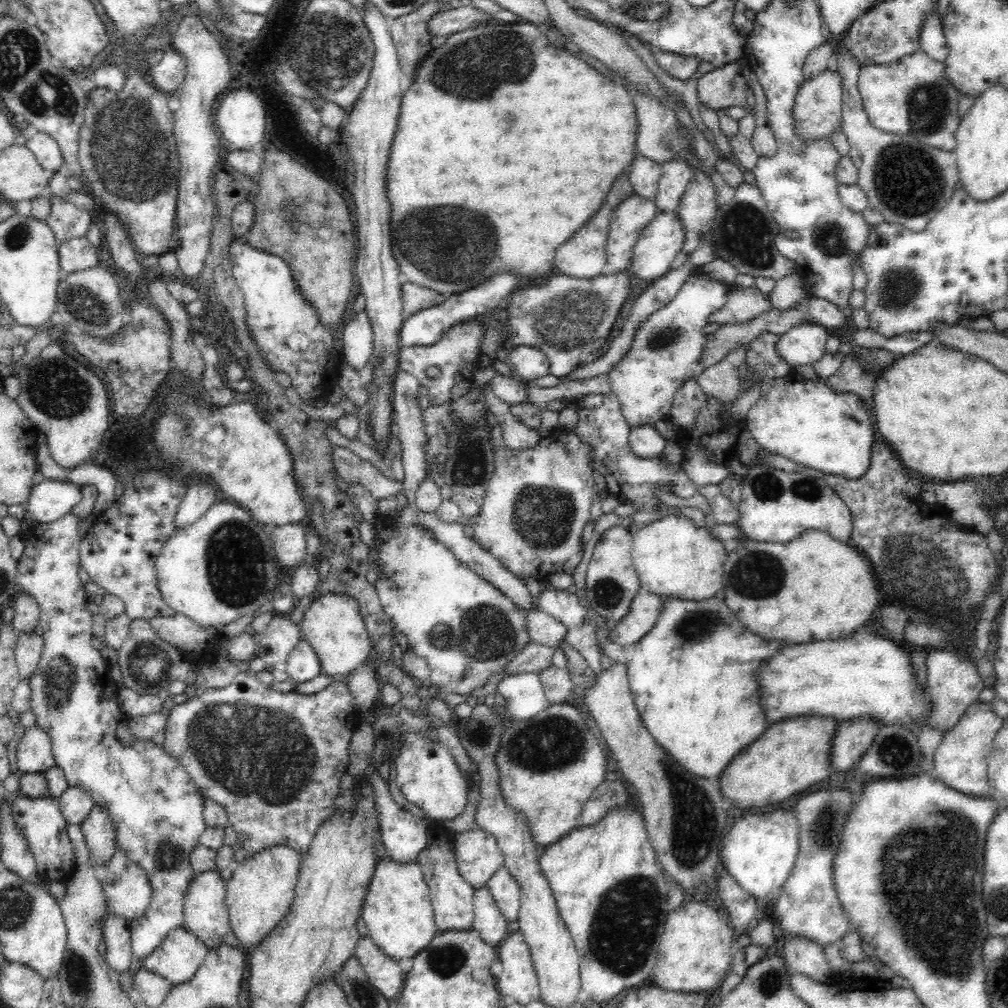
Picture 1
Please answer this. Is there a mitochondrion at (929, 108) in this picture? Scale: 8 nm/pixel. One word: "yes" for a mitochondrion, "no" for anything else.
yes

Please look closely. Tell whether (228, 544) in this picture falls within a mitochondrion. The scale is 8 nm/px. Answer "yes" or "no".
yes

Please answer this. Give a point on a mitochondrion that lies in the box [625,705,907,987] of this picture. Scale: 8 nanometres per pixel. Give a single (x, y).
(692, 829)

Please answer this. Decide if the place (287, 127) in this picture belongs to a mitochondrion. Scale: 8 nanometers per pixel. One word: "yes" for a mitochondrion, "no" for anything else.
no

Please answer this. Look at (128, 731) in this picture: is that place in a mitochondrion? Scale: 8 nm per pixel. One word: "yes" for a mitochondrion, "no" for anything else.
no

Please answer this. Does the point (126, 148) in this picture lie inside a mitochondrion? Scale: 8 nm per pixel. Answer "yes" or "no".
yes

